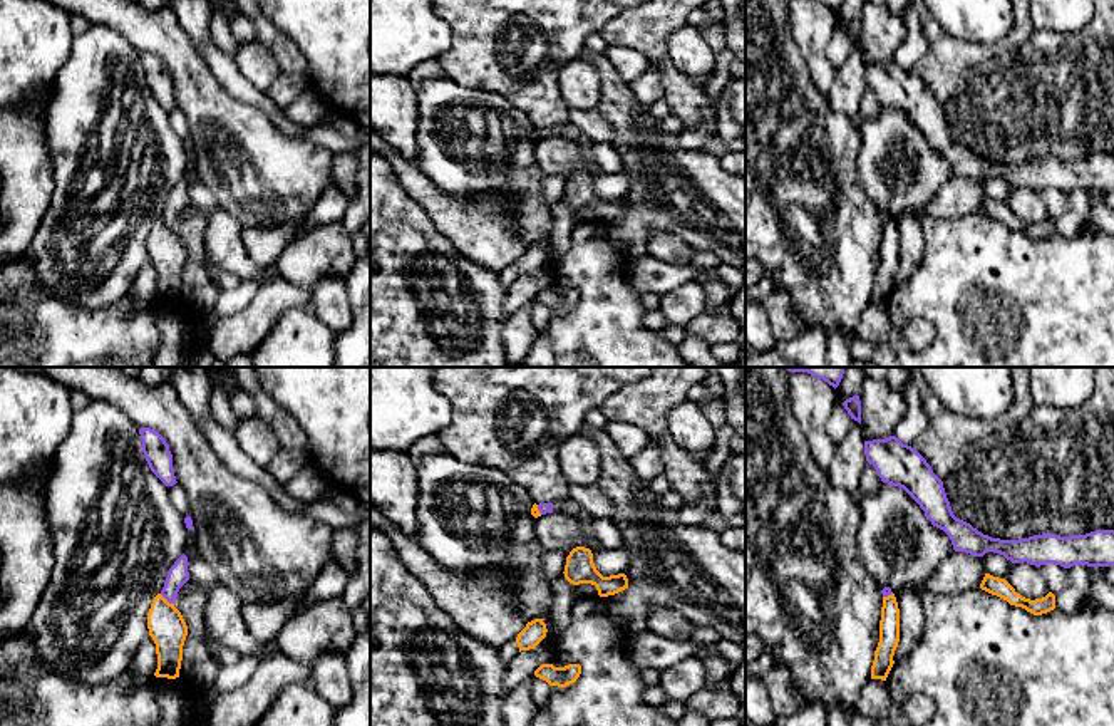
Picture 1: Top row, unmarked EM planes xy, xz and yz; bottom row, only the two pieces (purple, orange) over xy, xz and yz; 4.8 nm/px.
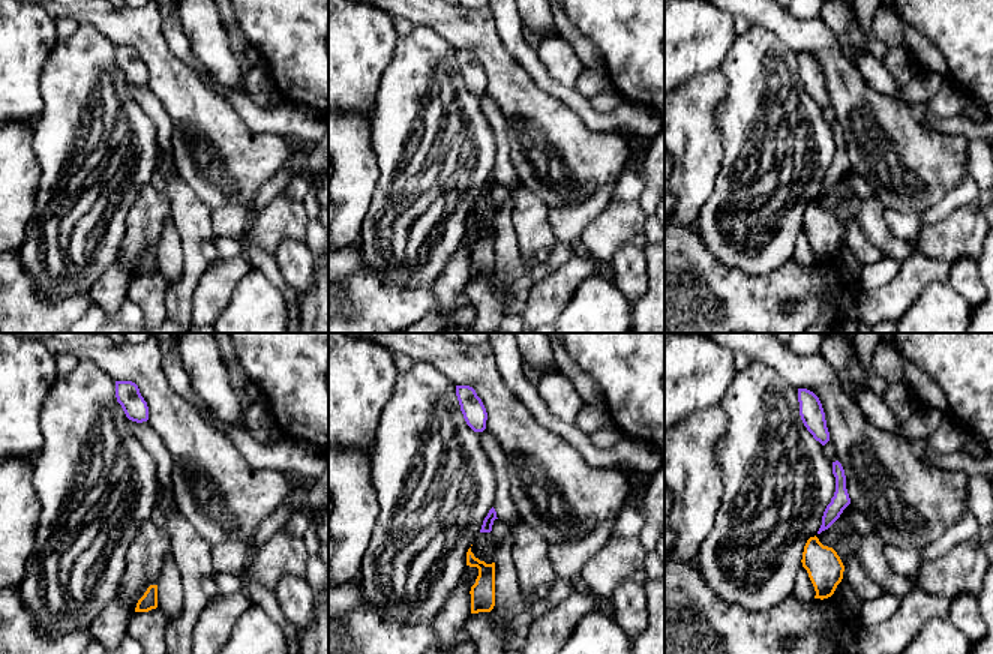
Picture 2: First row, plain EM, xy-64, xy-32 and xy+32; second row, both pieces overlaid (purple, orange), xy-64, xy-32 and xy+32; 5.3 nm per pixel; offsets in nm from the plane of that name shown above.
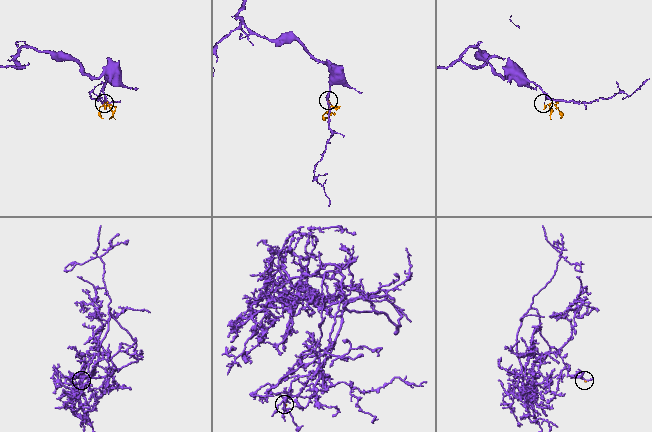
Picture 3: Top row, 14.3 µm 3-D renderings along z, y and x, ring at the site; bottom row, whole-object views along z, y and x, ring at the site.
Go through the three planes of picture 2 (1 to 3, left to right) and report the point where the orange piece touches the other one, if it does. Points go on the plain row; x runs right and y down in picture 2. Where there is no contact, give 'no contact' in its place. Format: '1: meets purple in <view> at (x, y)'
1: no contact
2: no contact
3: no contact

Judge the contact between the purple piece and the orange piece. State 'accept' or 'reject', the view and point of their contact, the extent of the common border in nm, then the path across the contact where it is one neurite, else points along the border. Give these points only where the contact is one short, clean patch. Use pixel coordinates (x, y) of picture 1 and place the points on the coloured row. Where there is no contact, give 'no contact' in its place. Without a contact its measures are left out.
reject; contact xy (166, 599); length 90 nm; border xy (159, 594), (173, 604)

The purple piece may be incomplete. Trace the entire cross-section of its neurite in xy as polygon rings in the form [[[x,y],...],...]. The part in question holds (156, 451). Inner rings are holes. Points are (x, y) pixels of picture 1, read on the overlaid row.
[[[151,428],[139,429],[142,441],[142,453],[151,471],[166,485],[176,485],[173,454],[166,439]]]

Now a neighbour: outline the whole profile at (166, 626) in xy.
[[[157,594],[147,612],[149,635],[156,644],[157,669],[156,677],[179,677],[183,646],[188,635],[188,625],[181,612]]]

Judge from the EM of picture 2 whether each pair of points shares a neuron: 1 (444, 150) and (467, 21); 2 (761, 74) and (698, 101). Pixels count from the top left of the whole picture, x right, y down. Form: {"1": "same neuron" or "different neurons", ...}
{"1": "different neurons", "2": "different neurons"}

